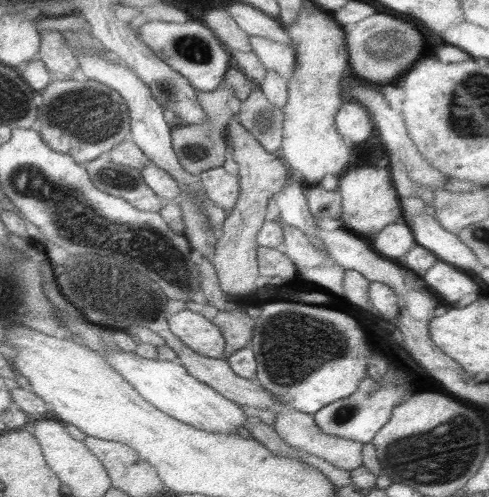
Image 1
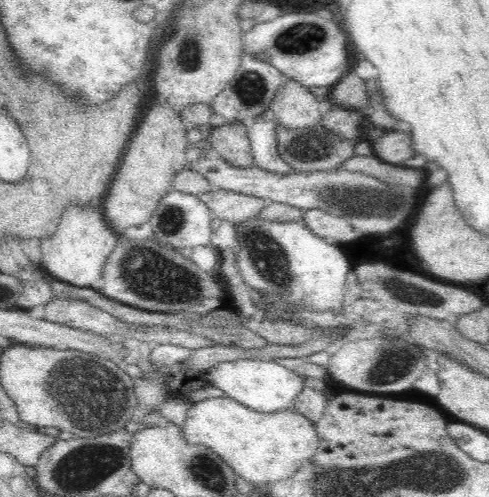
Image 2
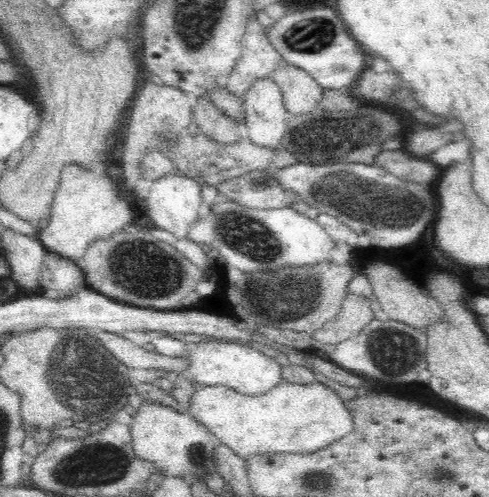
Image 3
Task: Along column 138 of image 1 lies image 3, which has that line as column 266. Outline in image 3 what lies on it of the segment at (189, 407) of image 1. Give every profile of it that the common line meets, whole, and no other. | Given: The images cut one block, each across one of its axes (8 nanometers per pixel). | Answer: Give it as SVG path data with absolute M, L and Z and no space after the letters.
M220 340L202 342L198 344L194 352L188 354L188 360L190 360L190 368L186 372L186 378L190 378L200 388L202 386L210 386L210 388L224 386L224 388L230 388L246 396L260 396L260 394L272 392L272 388L276 388L278 382L282 380L282 366L278 366L274 358L264 356L254 348L248 348L246 344L242 346L236 342L222 344Z

